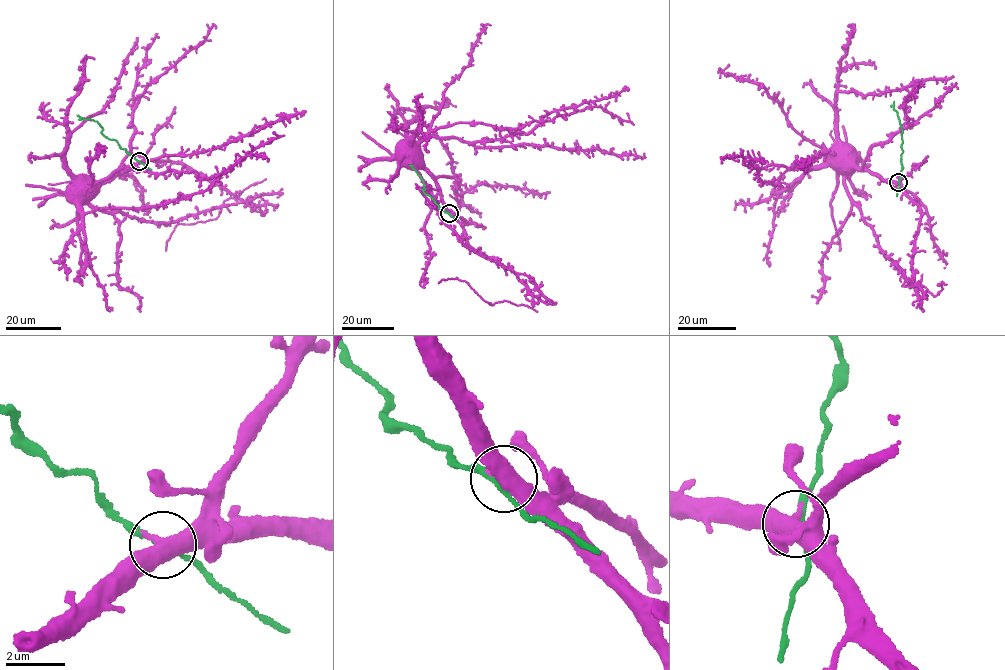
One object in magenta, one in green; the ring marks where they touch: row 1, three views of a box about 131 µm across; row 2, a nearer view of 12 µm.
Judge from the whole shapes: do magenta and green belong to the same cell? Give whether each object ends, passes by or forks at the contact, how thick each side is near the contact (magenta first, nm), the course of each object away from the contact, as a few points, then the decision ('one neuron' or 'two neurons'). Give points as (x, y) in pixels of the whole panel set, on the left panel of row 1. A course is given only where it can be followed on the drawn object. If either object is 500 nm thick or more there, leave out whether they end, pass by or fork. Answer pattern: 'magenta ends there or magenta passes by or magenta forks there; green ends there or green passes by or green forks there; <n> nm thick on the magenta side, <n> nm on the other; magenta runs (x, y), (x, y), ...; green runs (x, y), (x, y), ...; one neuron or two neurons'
500 nm thick on the magenta side, 150 nm on the other; magenta runs (140, 162), (123, 174), (98, 182), (82, 181); green runs (140, 161), (101, 132), (99, 123), (77, 115); two neurons

